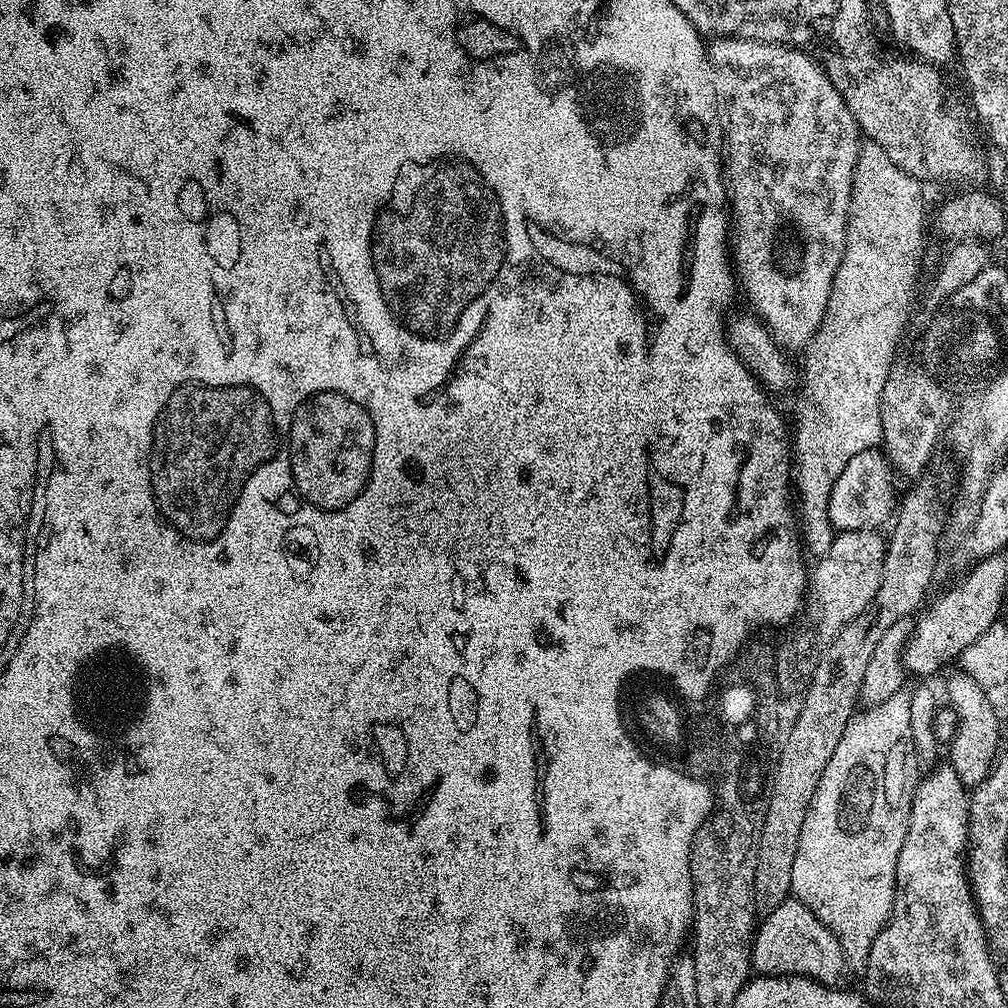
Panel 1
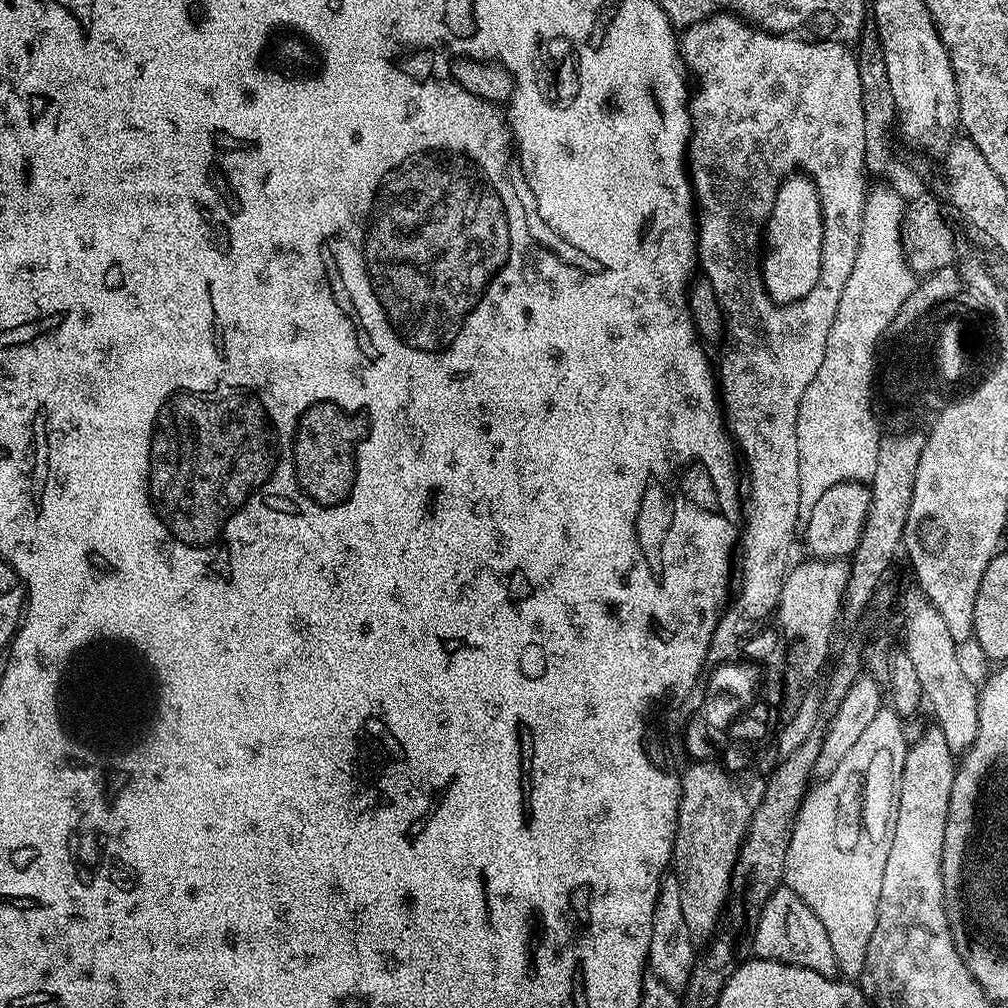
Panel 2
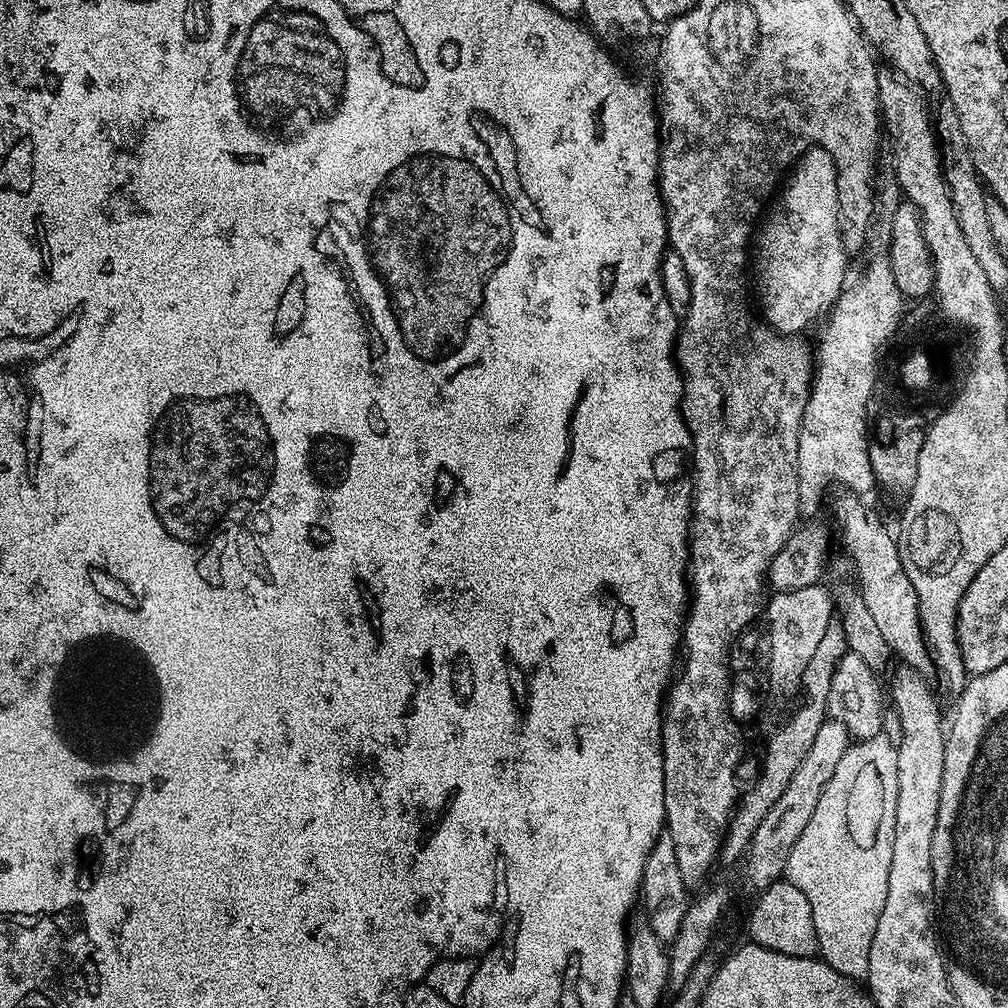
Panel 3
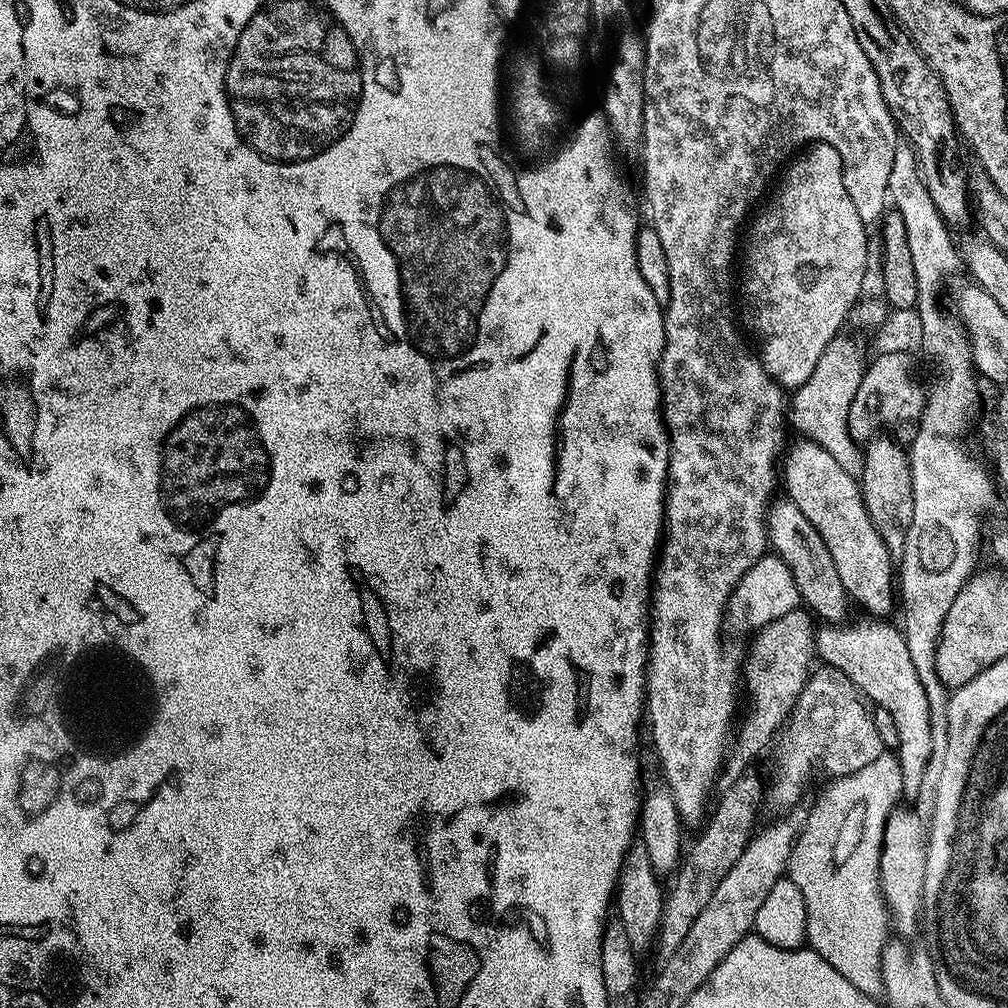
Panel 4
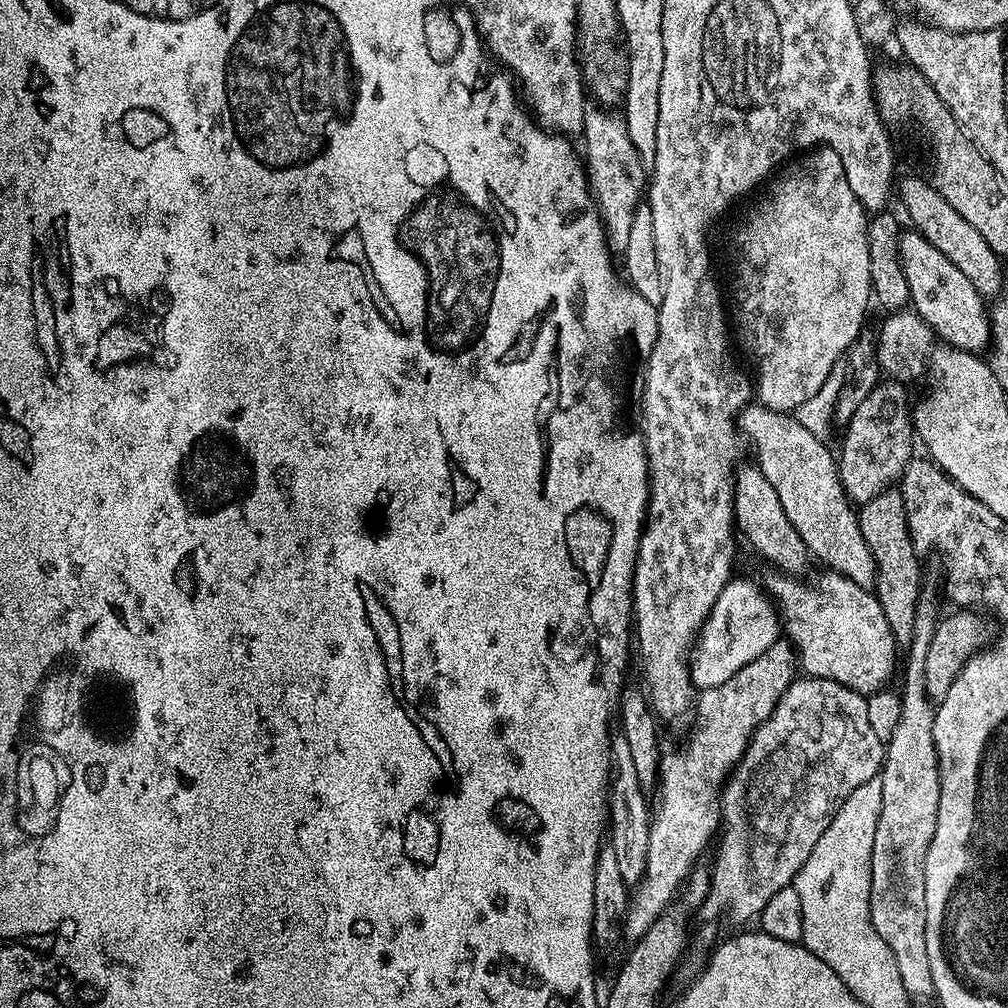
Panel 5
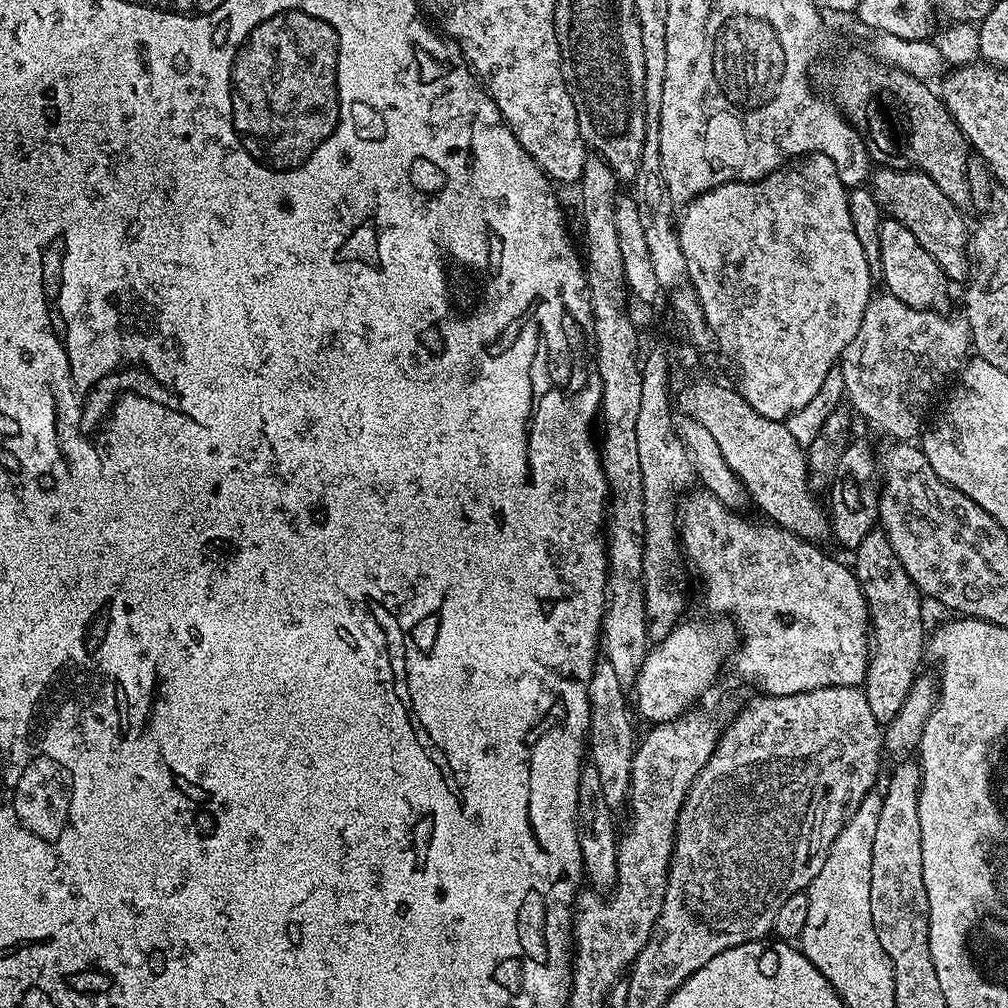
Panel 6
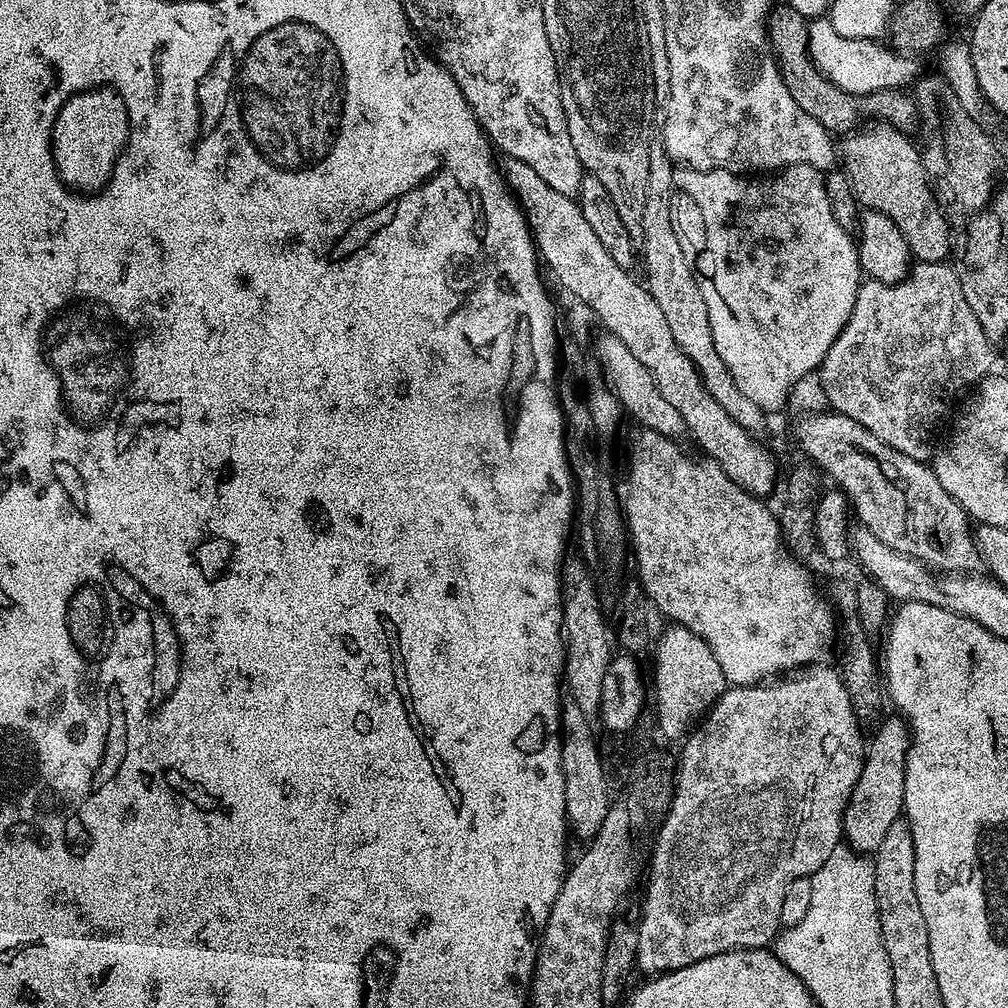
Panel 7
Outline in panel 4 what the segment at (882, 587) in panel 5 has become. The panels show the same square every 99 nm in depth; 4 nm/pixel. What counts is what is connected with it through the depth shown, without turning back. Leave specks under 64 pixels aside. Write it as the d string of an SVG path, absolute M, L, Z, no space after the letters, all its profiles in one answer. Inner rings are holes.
M880 434L867 441L862 452L864 460L860 485L864 505L875 529L888 551L899 554L904 550L906 534L909 533L914 516L914 500L911 464L908 462L907 451L893 440L895 439L889 435Z

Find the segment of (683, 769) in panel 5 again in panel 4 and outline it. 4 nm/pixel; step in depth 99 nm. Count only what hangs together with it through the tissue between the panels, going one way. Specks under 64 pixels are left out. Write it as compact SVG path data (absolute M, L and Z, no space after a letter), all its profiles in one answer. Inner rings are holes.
M796 607L766 627L755 633L756 641L748 652L744 664L742 660L742 688L748 691L748 704L752 709L740 724L740 733L735 733L730 755L722 769L729 781L745 775L748 763L775 741L784 721L802 694L804 683L808 681L813 667L816 650L816 634L813 617L803 607ZM812 664L812 665L811 665ZM809 667L809 668L808 668ZM736 744L736 745L735 745ZM768 744L768 745L767 745Z

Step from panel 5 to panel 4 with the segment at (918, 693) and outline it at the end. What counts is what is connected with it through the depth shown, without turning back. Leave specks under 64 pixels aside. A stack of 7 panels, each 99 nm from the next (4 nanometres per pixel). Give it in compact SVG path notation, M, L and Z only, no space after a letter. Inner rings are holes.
M897 806L890 818L886 818L886 830L882 834L882 854L880 855L880 892L884 896L884 906L888 911L891 925L901 935L907 936L916 926L922 912L924 883L926 882L926 850L928 836L926 820L912 808Z

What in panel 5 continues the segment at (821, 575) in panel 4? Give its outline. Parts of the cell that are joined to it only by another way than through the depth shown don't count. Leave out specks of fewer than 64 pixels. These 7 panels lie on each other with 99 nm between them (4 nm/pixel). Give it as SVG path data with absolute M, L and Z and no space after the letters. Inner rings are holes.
M755 464L737 467L734 472L735 516L737 529L748 538L751 546L766 560L774 564L779 571L787 575L801 575L805 570L810 553L786 515L777 491Z

